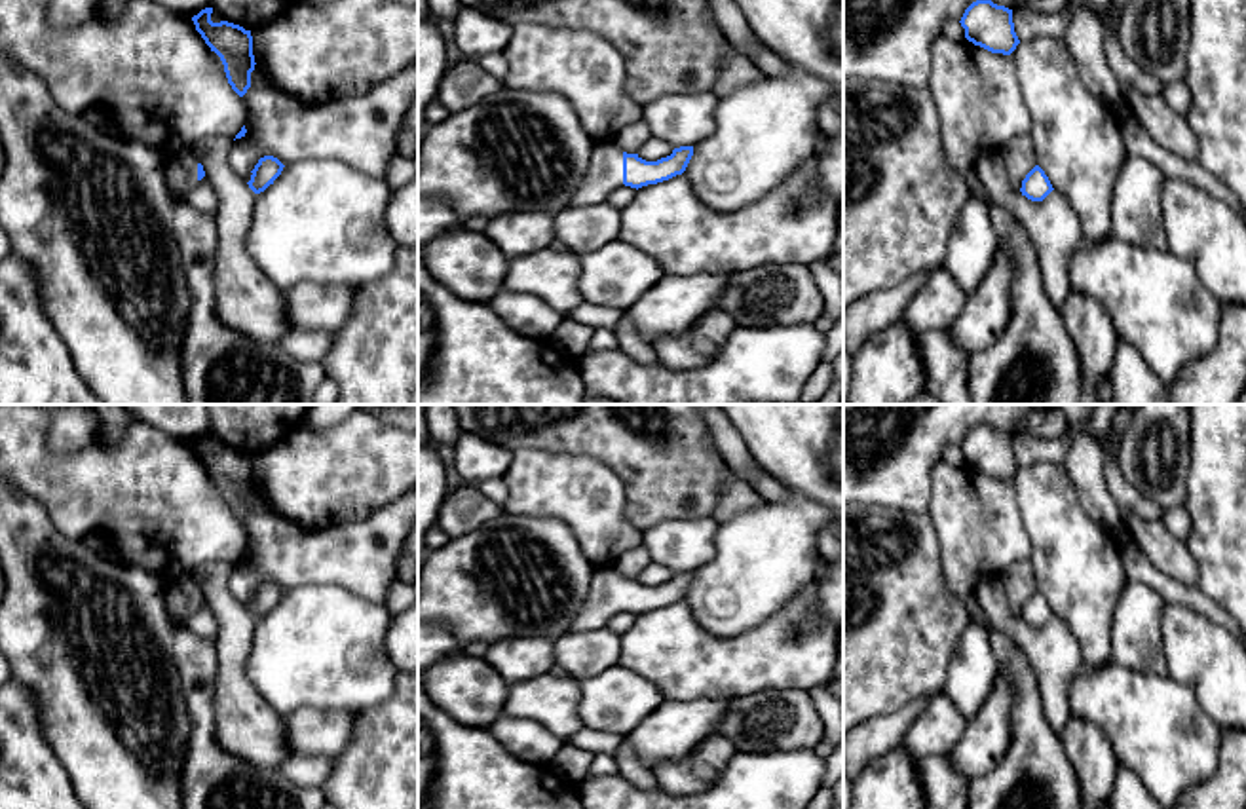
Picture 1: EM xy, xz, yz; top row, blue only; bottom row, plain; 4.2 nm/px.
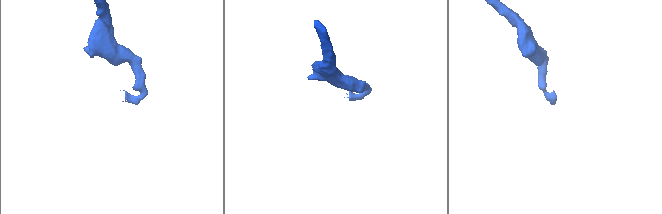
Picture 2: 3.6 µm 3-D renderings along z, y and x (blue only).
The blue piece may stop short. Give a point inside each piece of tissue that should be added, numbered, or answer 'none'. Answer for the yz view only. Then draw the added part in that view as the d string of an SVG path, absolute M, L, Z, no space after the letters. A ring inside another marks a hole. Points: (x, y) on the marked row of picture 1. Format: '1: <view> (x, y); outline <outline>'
none

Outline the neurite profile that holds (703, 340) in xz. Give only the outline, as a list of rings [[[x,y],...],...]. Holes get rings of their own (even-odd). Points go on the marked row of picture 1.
[[[720,308],[708,310],[684,336],[667,336],[653,349],[663,367],[689,370],[710,363],[735,330],[735,321]]]

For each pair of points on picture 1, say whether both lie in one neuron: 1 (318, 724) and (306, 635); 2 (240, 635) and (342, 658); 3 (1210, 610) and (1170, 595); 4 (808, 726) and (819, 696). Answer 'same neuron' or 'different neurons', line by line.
1: different neurons
2: different neurons
3: same neuron
4: different neurons

